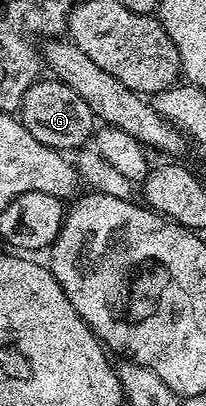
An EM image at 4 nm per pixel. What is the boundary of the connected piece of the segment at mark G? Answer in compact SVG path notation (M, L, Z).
M58 79L47 80L35 81L33 87L29 87L29 91L25 93L21 106L21 122L30 135L49 148L60 151L84 148L97 129L95 112L89 107L89 103L85 103L85 99L81 99L81 95L77 95L77 91L73 91L73 87Z

